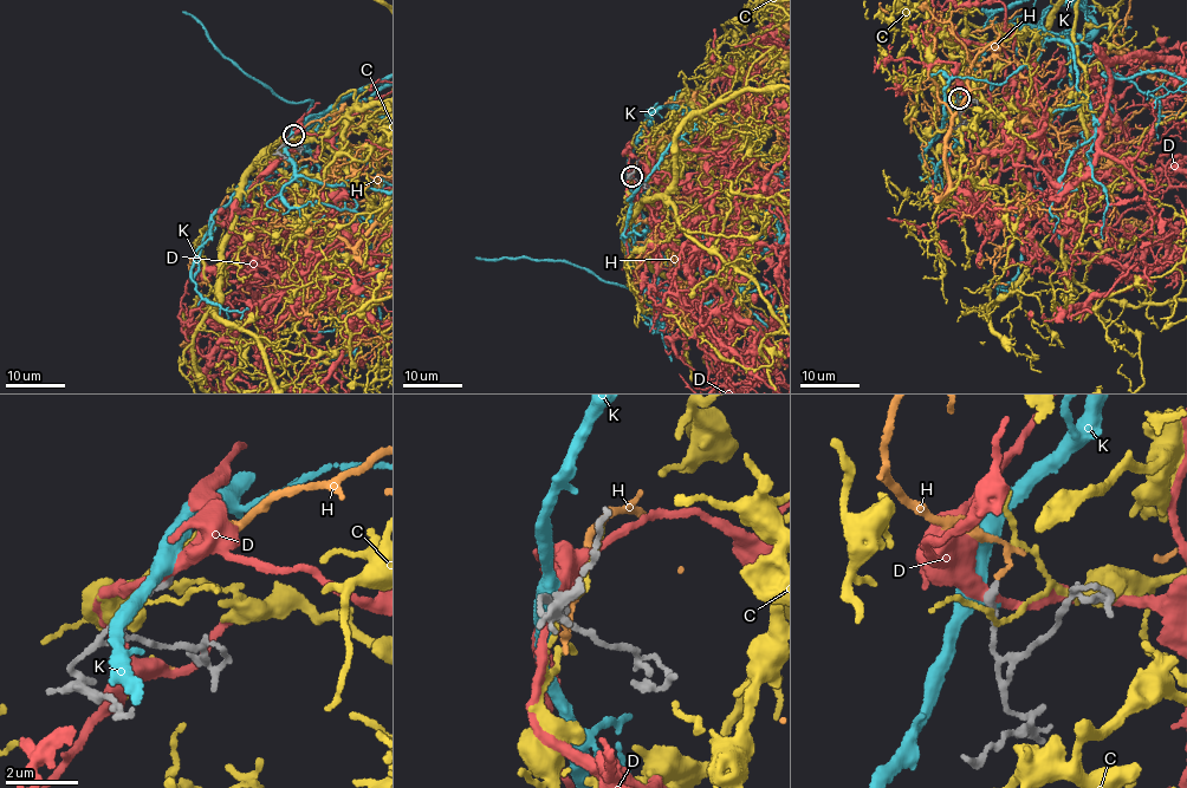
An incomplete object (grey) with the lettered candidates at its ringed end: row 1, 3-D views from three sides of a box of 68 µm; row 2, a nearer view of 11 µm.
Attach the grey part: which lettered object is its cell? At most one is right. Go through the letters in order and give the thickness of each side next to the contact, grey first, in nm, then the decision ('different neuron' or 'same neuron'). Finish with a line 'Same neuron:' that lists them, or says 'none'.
C: 140 nm thick on the grey side, 100 nm on the other; different neuron
D: 180 nm thick on the grey side, 260 nm on the other; different neuron
H: 170 nm thick on the grey side, 80 nm on the other; same neuron
K: 180 nm thick on the grey side, 480 nm on the other; different neuron
Same neuron: H

